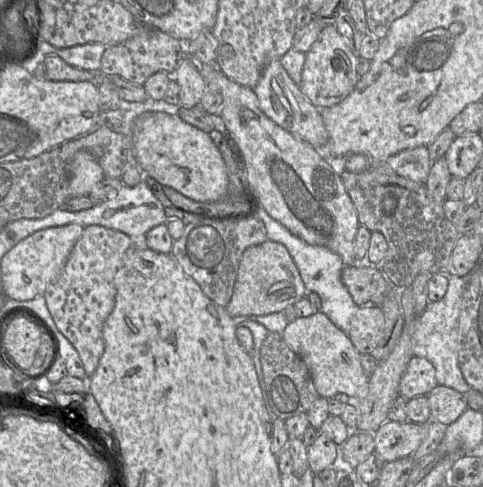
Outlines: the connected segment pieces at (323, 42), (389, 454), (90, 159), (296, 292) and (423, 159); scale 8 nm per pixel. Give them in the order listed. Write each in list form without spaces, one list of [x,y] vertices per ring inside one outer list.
[[[325,26],[306,53],[300,90],[318,109],[339,104],[347,98],[359,81],[357,64],[358,56],[349,48],[336,26]]]
[[[386,421],[374,433],[375,454],[385,462],[412,456],[427,434],[427,424]]]
[[[78,151],[70,164],[69,197],[89,196],[104,178],[103,169],[96,159],[86,151]]]
[[[266,240],[243,252],[233,294],[225,309],[233,318],[264,316],[282,312],[306,295],[301,275],[287,248],[280,243]]]
[[[427,146],[406,149],[390,156],[383,164],[399,176],[425,185],[430,172],[429,149]]]

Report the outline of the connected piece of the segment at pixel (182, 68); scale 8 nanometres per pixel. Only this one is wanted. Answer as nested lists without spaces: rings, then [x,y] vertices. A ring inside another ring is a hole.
[[[185,56],[173,74],[180,87],[180,105],[193,108],[200,102],[207,90],[206,83],[199,70],[199,64],[190,56]]]

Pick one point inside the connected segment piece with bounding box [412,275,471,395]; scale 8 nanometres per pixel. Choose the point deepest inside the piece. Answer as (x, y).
(435, 338)

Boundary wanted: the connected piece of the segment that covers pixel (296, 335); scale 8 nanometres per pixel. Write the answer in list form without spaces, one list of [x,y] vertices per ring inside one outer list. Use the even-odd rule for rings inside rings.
[[[318,311],[308,317],[296,318],[288,323],[282,337],[307,366],[320,397],[331,399],[337,393],[345,393],[358,402],[367,396],[370,375],[362,367],[362,355],[348,335],[336,327],[324,313]]]

